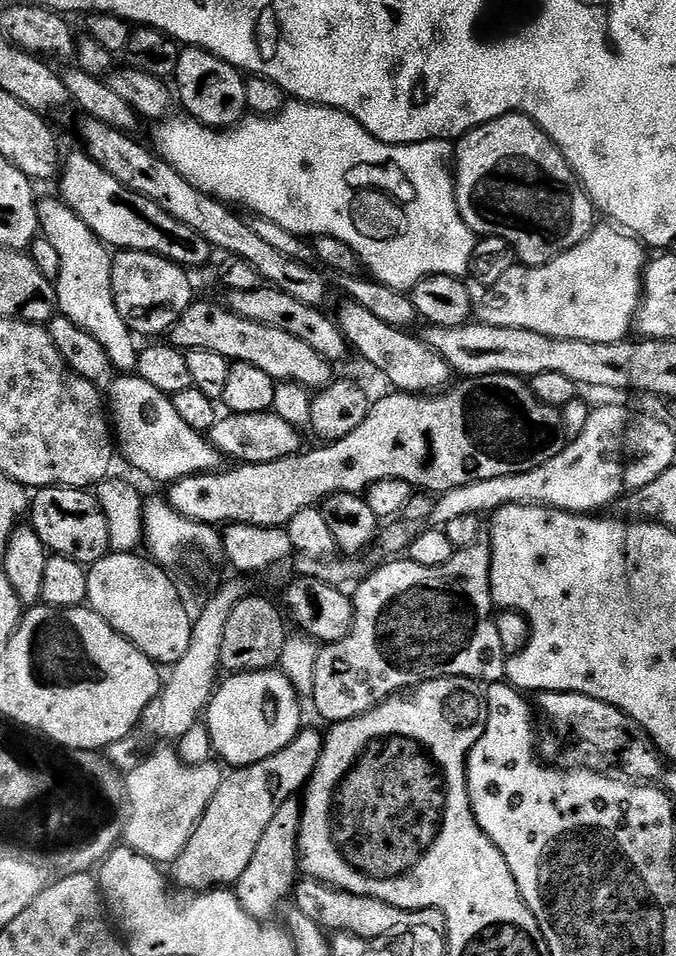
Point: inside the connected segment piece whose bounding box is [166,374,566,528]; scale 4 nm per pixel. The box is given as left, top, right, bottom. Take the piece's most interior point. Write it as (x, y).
(492, 426)

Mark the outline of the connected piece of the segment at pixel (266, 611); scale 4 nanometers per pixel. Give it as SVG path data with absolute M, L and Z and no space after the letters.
M249 594L230 610L221 646L220 667L225 673L266 672L275 669L280 663L283 644L290 635L284 629L285 615L279 612L264 596Z

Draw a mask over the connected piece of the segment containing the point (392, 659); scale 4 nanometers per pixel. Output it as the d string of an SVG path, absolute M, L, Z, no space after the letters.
M481 534L479 538L470 546L453 551L450 562L442 566L418 566L418 562L407 558L392 558L389 564L381 566L377 572L372 572L360 585L356 592L351 593L352 598L352 629L346 638L342 638L333 644L323 645L317 654L317 665L315 667L313 694L310 703L316 707L316 712L322 719L328 720L329 725L341 724L350 718L358 718L366 714L371 708L377 708L381 702L411 690L417 684L424 684L428 680L437 680L443 676L465 676L485 685L498 684L505 679L504 662L506 651L504 652L504 640L500 637L500 628L496 625L496 620L492 617L494 605L492 603L492 587L490 586L490 570L492 569L492 545L487 535Z

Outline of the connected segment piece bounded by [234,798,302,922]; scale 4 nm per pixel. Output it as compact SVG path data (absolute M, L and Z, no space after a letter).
M293 798L282 802L274 814L274 818L266 830L262 830L262 838L254 850L254 858L250 858L250 866L242 873L234 885L234 891L241 902L241 906L254 919L263 922L271 921L276 911L281 911L284 899L293 895L298 883L298 865L300 862L300 810L302 804L299 799Z

